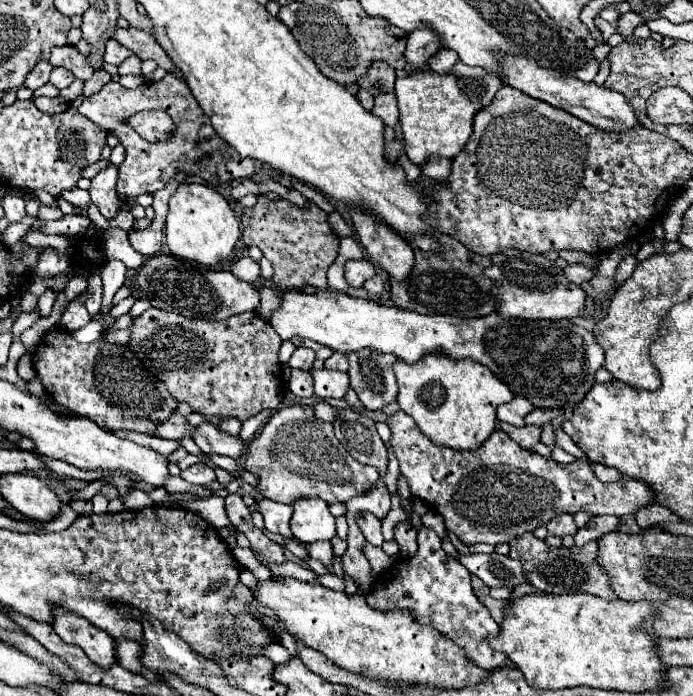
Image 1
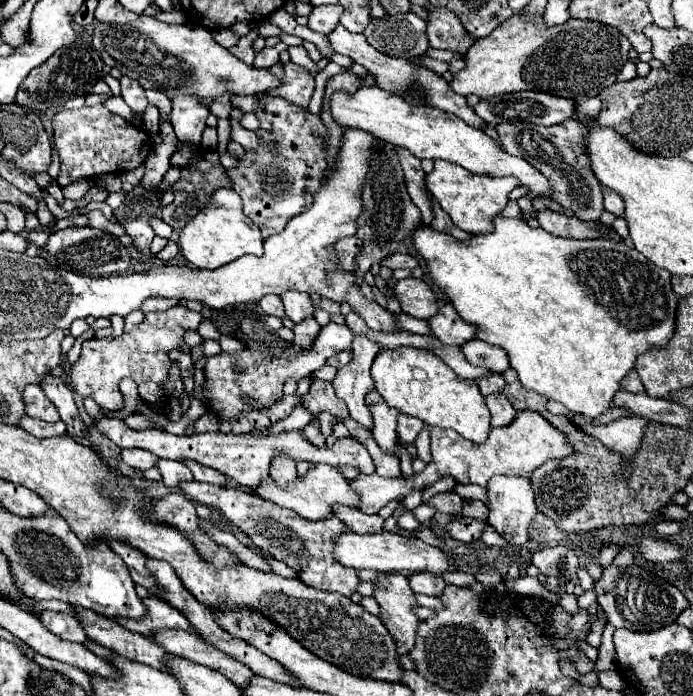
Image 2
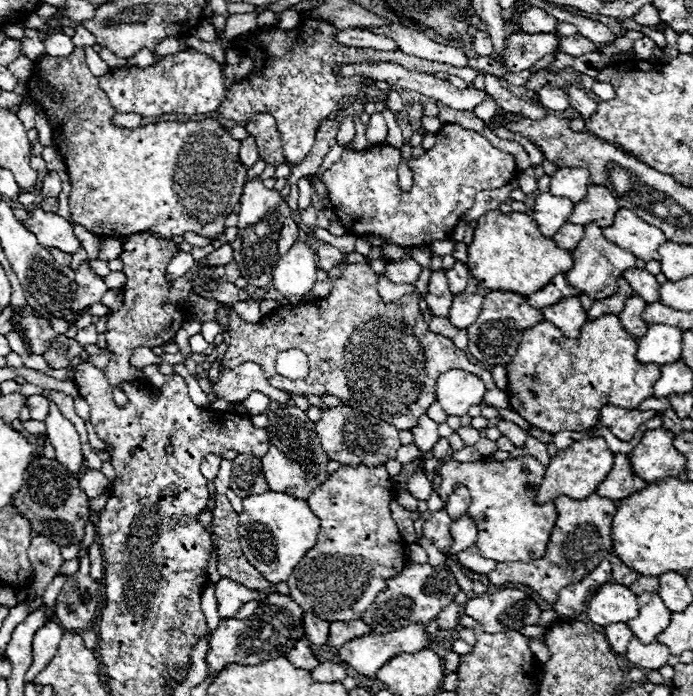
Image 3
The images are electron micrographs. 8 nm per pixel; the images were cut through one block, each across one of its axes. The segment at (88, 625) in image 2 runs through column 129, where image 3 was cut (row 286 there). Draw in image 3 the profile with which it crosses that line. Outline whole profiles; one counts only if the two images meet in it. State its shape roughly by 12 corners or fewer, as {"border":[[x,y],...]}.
{"border":[[626,270],[622,278],[636,296],[654,304],[660,284],[646,270]]}

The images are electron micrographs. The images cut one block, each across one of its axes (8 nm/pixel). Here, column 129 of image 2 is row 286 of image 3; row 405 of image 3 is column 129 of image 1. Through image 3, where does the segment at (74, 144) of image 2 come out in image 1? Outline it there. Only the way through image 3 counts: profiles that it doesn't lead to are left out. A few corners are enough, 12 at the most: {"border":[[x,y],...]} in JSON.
{"border":[[138,112],[128,124],[148,142],[168,140],[174,122],[166,112]]}

